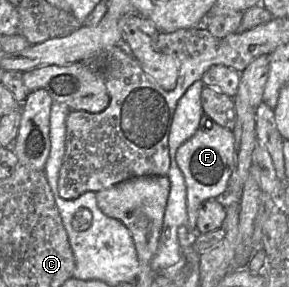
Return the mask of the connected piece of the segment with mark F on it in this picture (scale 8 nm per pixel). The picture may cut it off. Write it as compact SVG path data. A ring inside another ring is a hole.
M203 114L197 132L186 142L184 142L176 152L176 161L183 173L187 187L187 227L189 230L196 231L198 211L201 204L209 199L221 199L227 193L230 176L233 171L234 159L234 133L217 124L213 119Z

